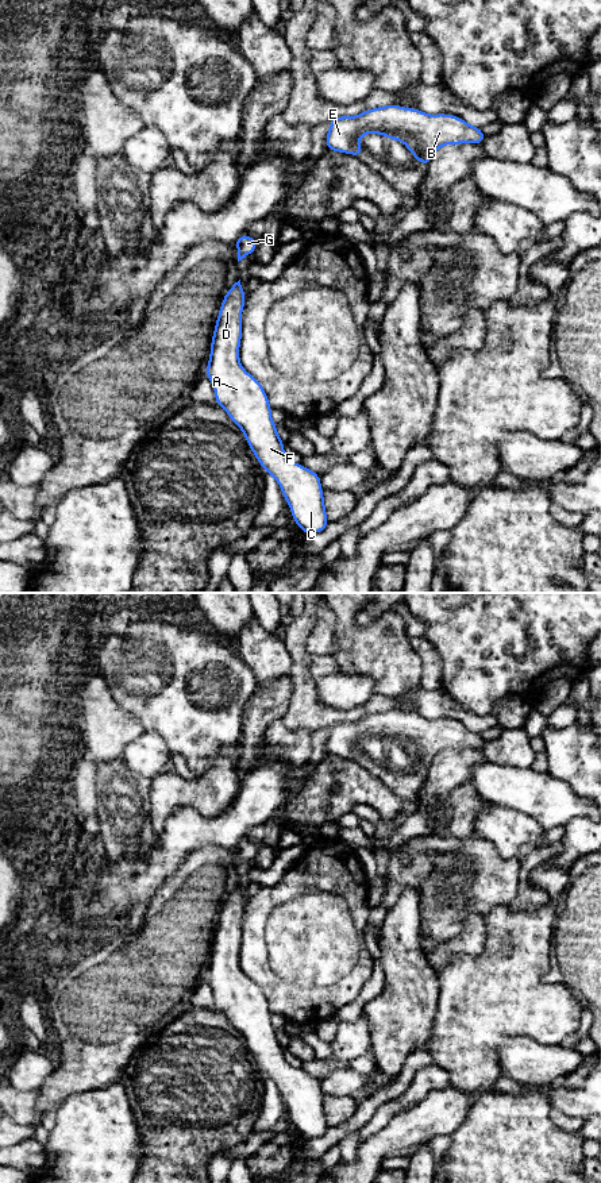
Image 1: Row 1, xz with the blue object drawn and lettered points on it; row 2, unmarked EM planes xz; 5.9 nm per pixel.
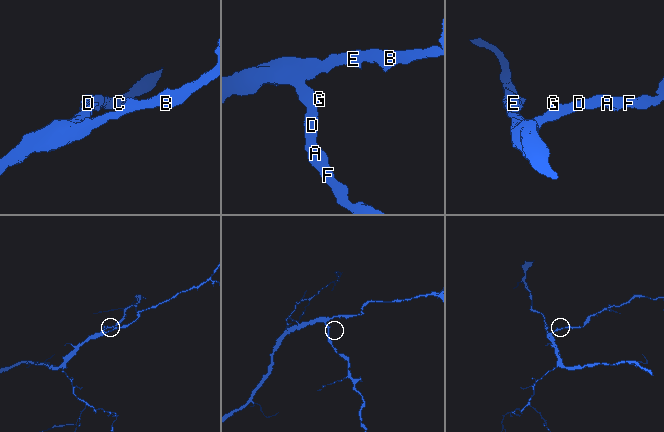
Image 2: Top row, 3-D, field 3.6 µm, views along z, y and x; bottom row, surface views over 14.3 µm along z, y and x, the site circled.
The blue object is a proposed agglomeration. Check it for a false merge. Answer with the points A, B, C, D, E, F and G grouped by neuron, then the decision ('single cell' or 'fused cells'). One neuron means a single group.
A B C D E F G; single cell

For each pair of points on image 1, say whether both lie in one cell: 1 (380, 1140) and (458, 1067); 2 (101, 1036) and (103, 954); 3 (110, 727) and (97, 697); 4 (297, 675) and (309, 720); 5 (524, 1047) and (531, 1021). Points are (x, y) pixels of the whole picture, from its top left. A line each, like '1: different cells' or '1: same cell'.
1: different cells
2: same cell
3: same cell
4: same cell
5: different cells

